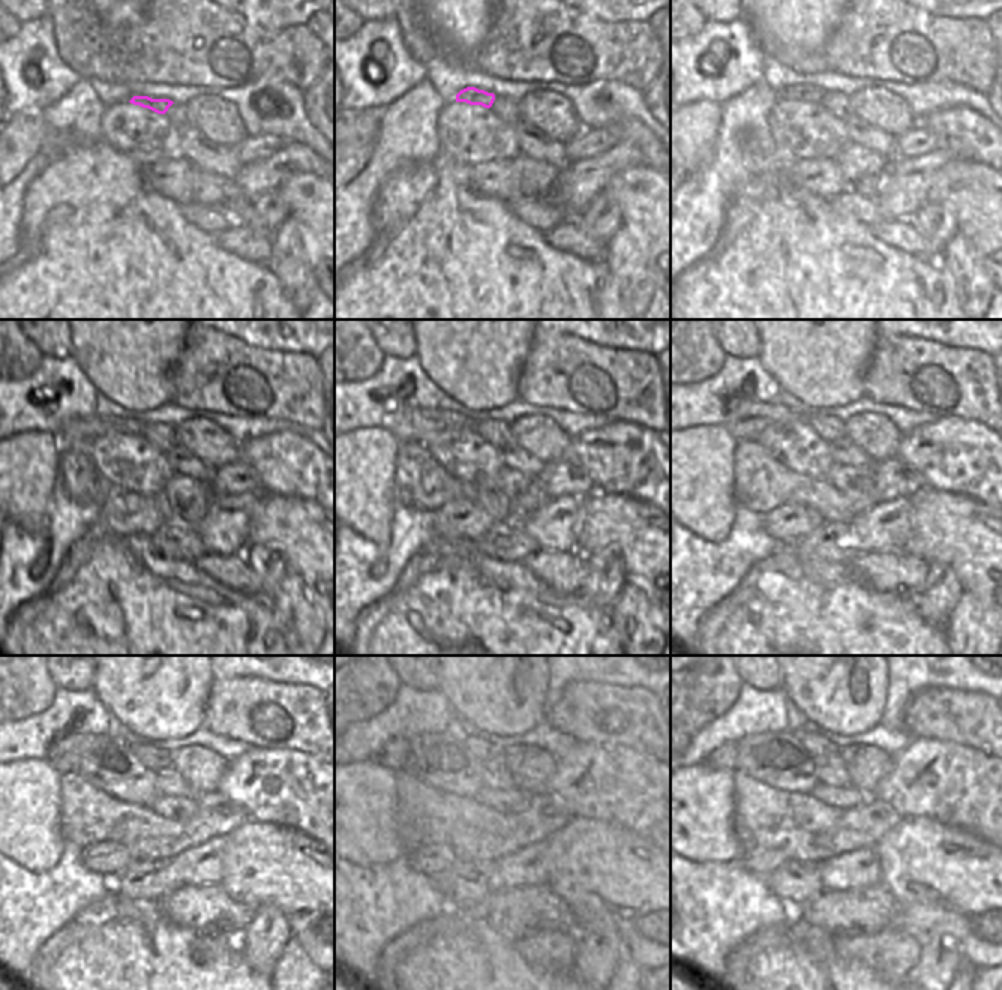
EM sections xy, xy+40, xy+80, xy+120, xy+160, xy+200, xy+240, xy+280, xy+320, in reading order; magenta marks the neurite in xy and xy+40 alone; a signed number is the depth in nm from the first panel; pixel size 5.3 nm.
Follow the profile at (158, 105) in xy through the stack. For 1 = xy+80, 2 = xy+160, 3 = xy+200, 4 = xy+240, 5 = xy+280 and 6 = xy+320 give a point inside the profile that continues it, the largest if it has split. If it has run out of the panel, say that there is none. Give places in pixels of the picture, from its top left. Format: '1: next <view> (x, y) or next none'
1: next xy+80 (798, 92)
2: next xy+160 (407, 422)
3: next xy+200 (744, 419)
4: next xy+240 (65, 755)
5: next xy+280 (393, 755)
6: next xy+320 (725, 756)

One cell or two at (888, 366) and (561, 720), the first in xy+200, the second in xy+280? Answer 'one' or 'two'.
one

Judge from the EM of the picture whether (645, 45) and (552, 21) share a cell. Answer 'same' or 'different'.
same

